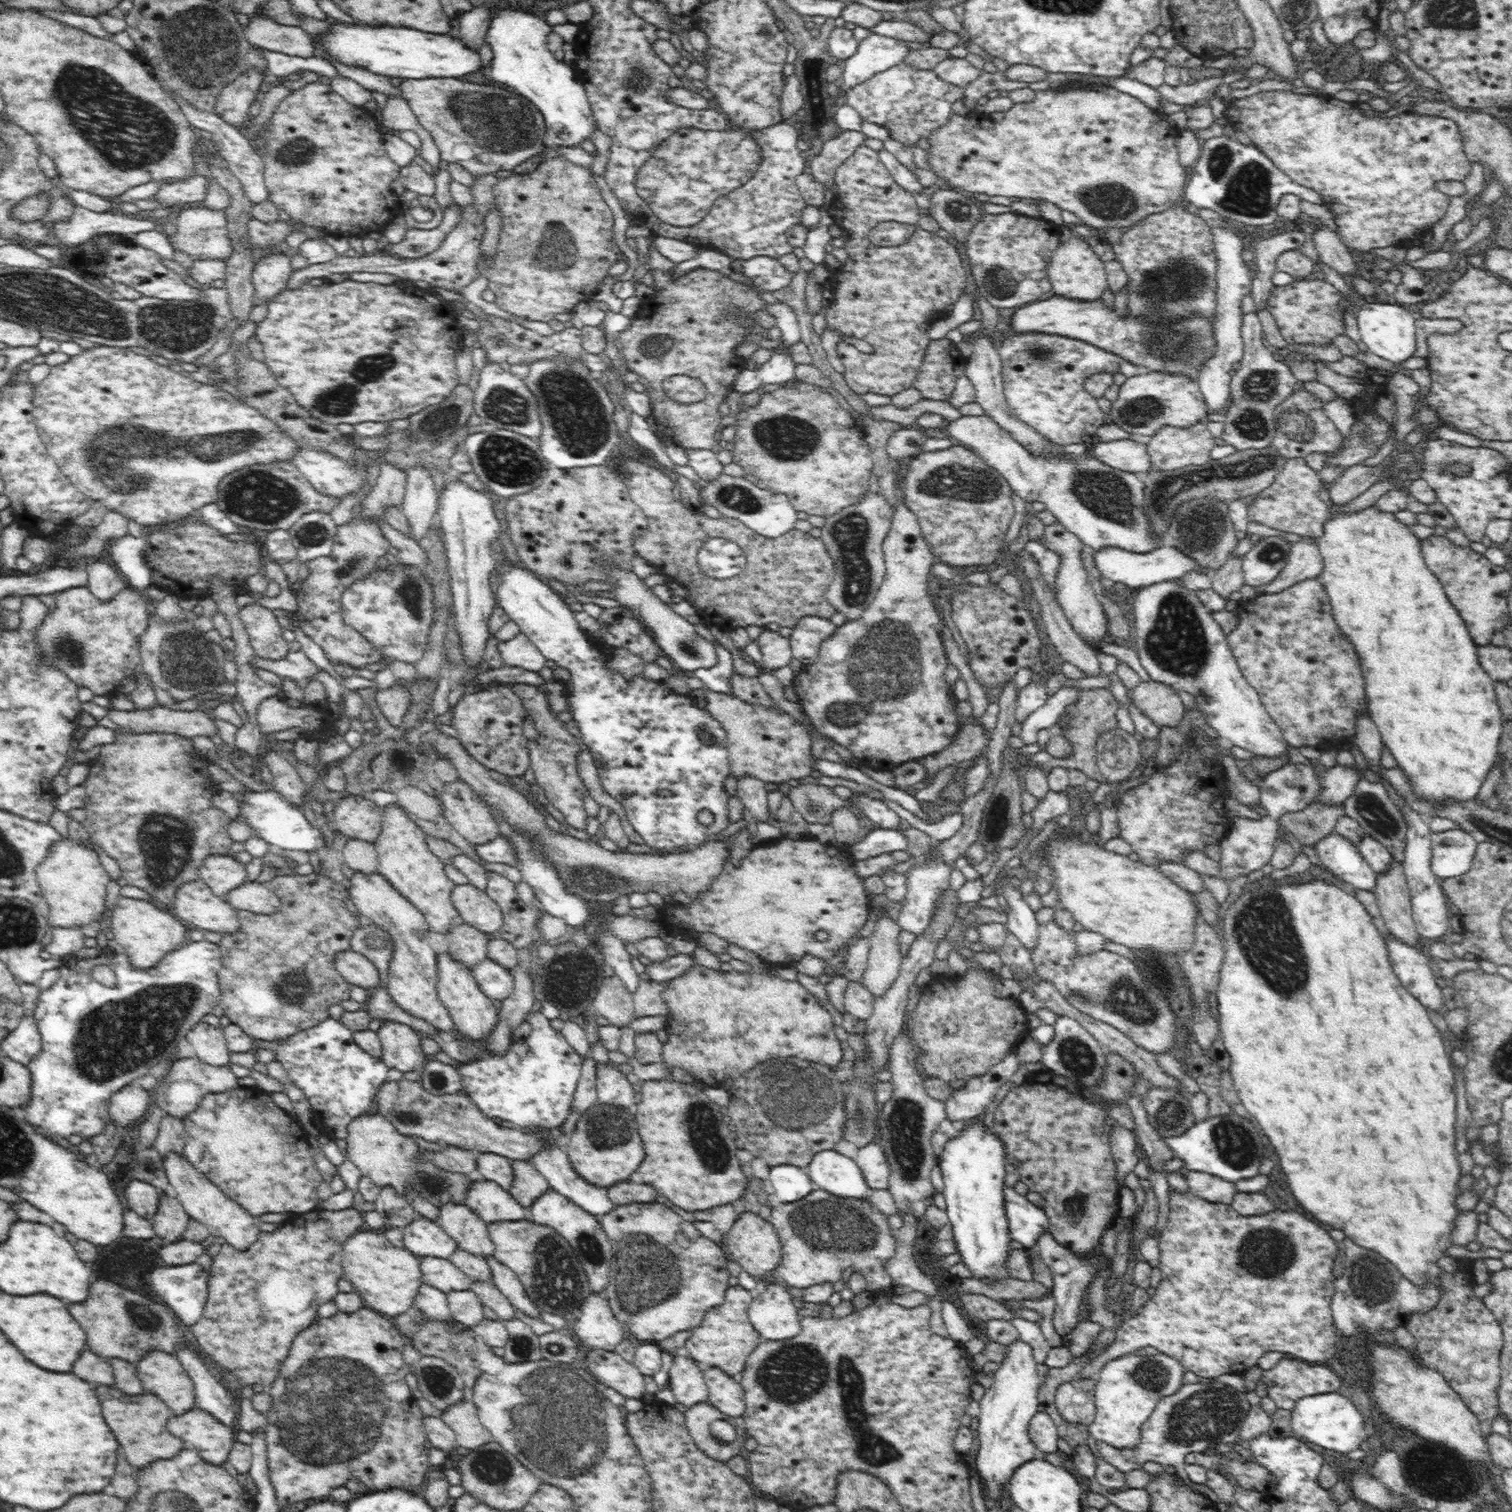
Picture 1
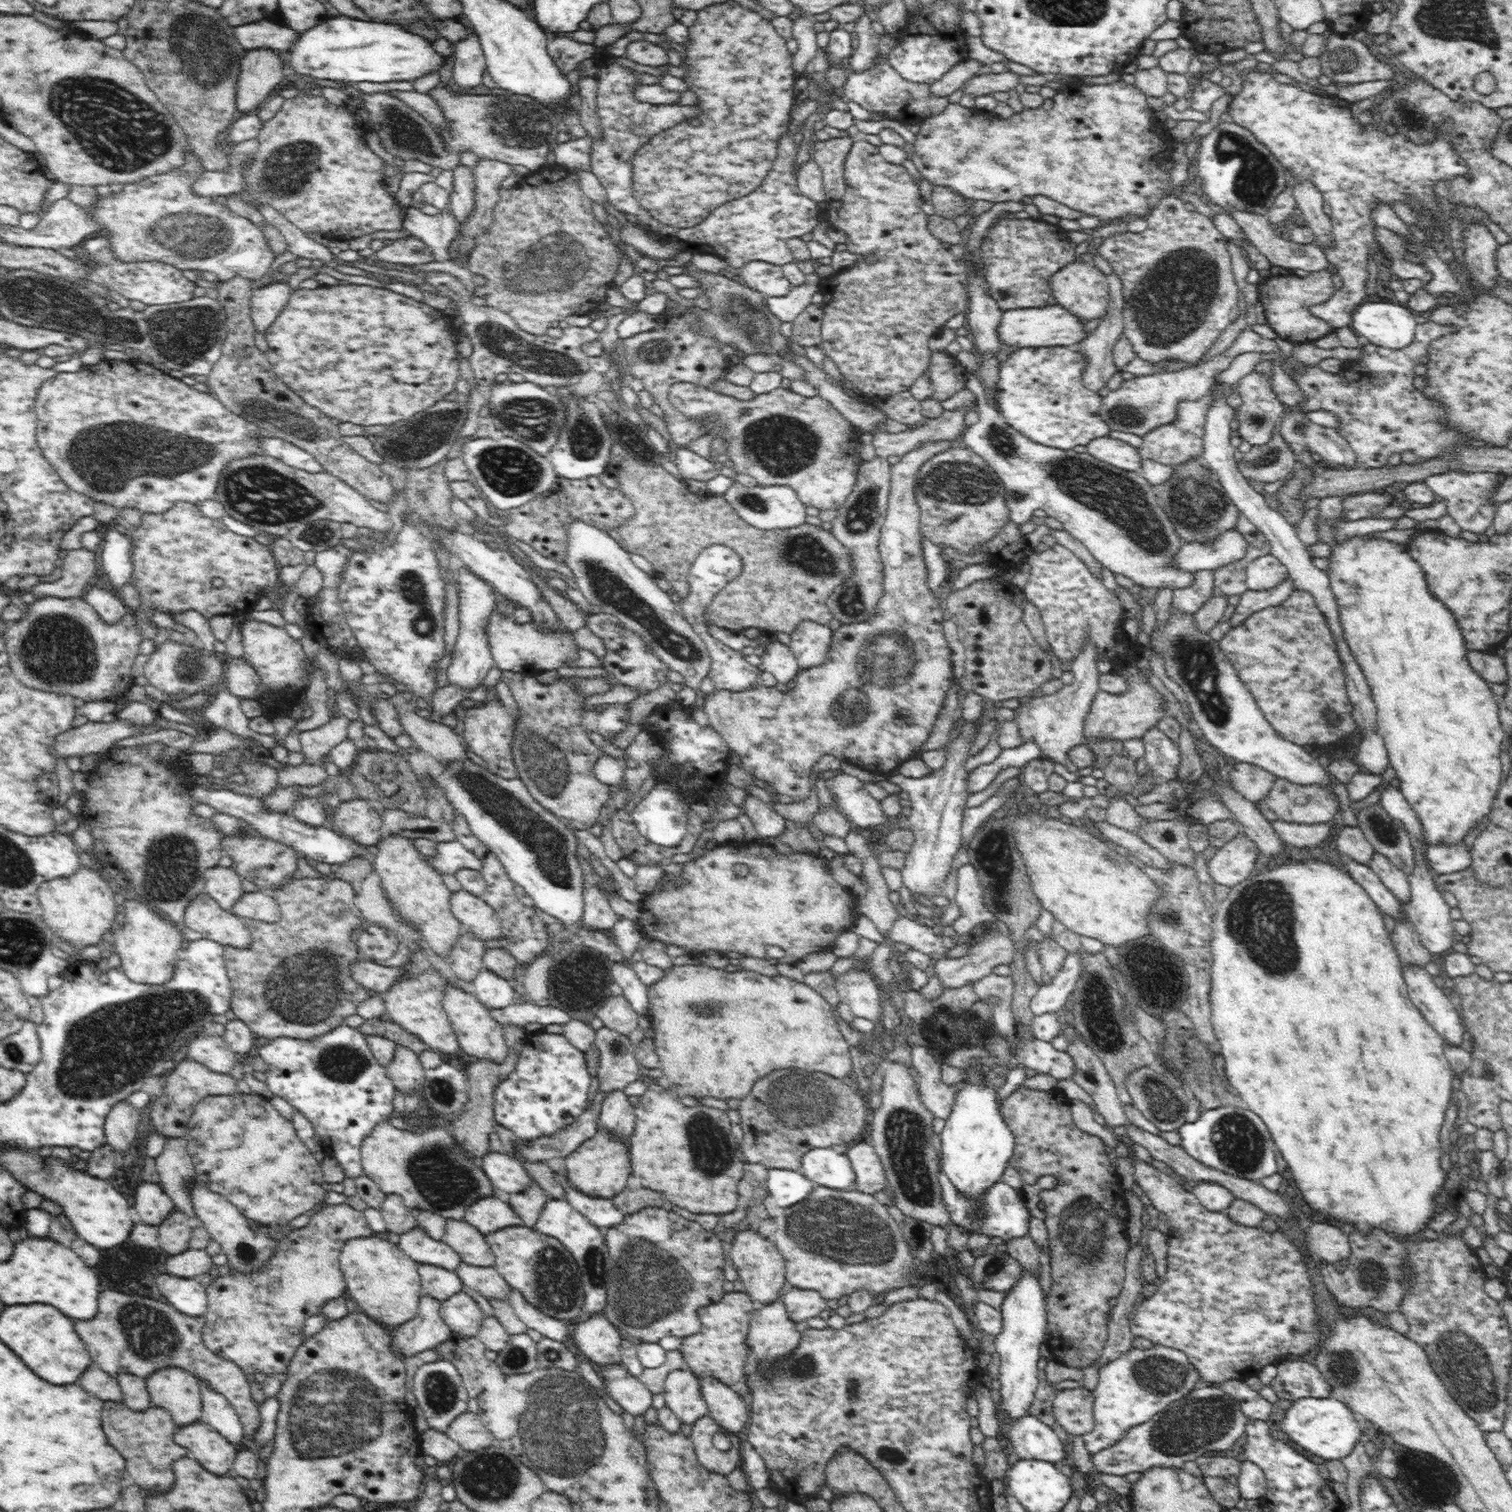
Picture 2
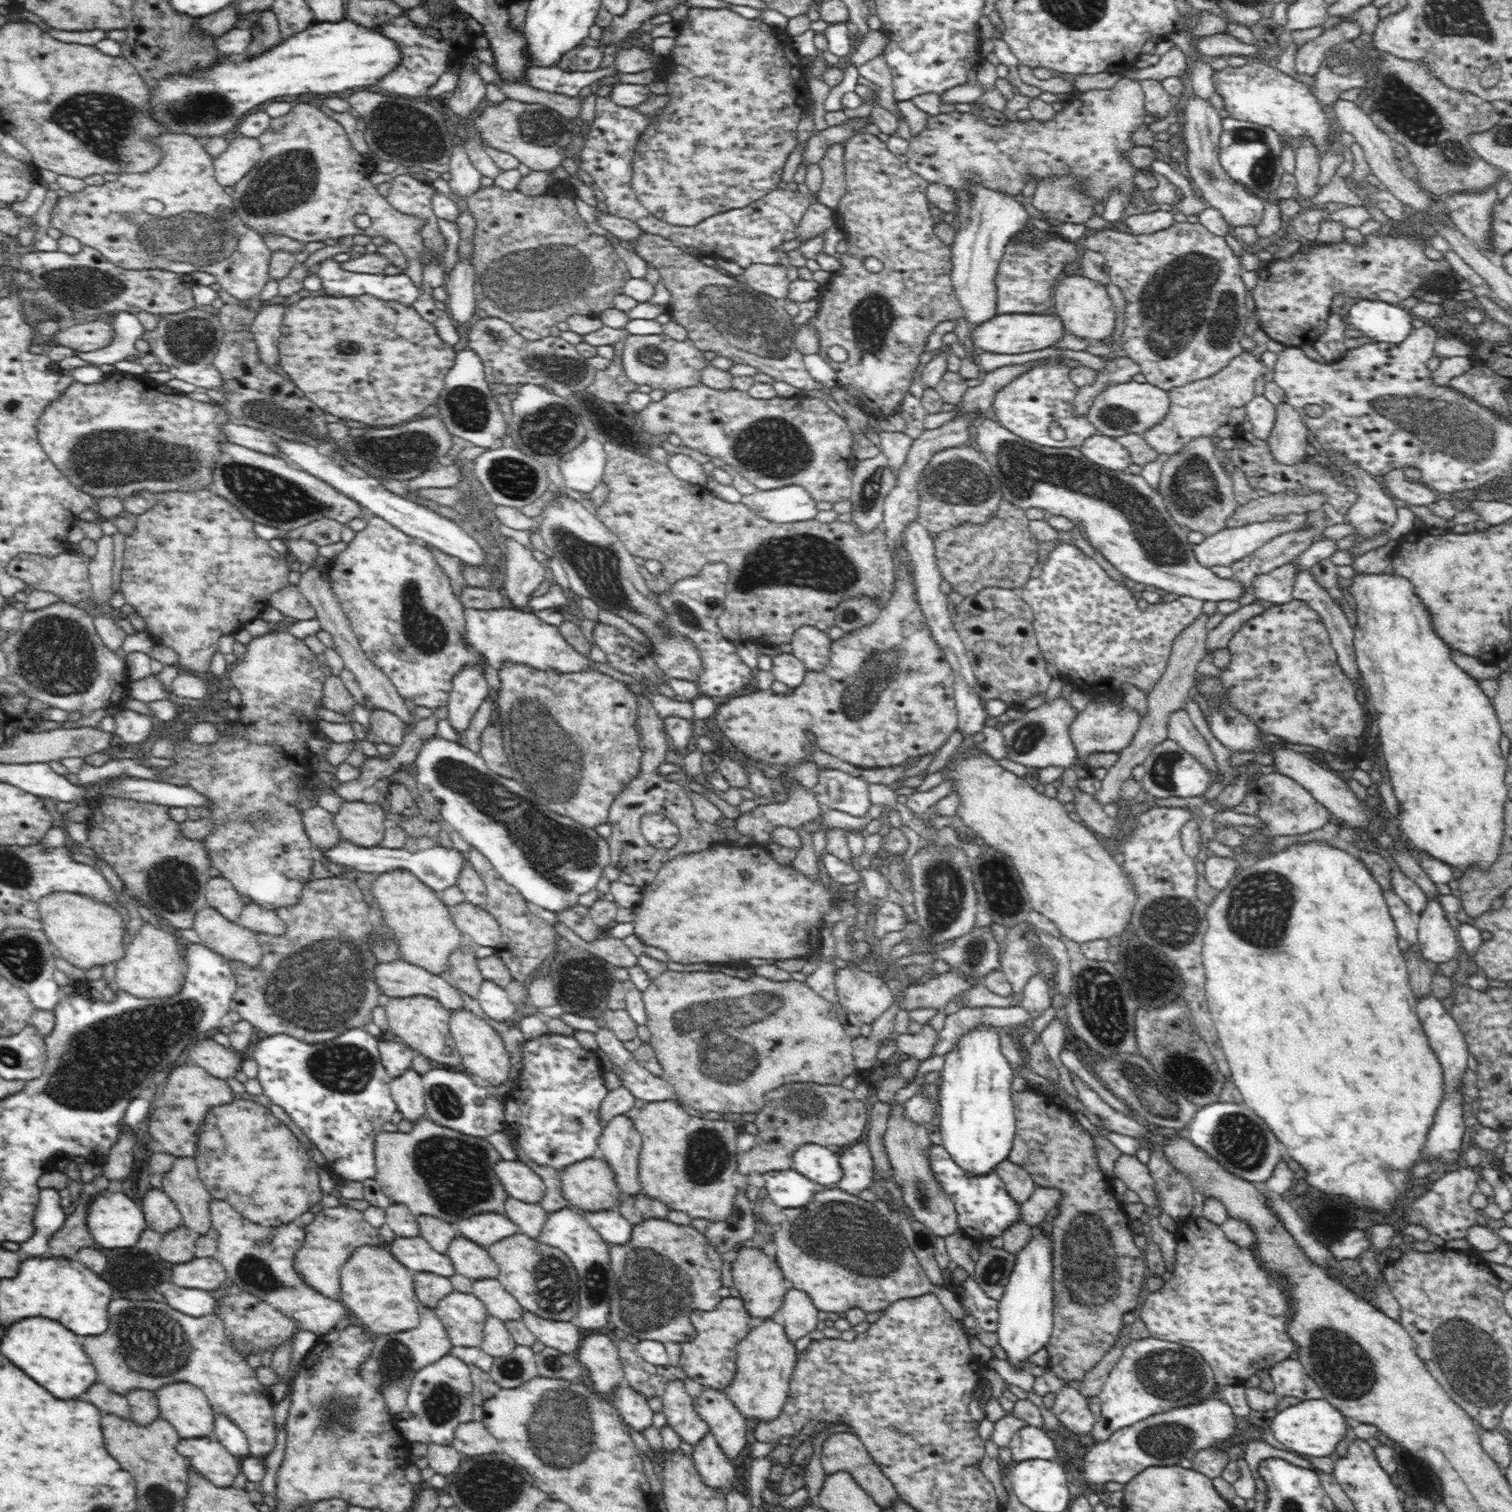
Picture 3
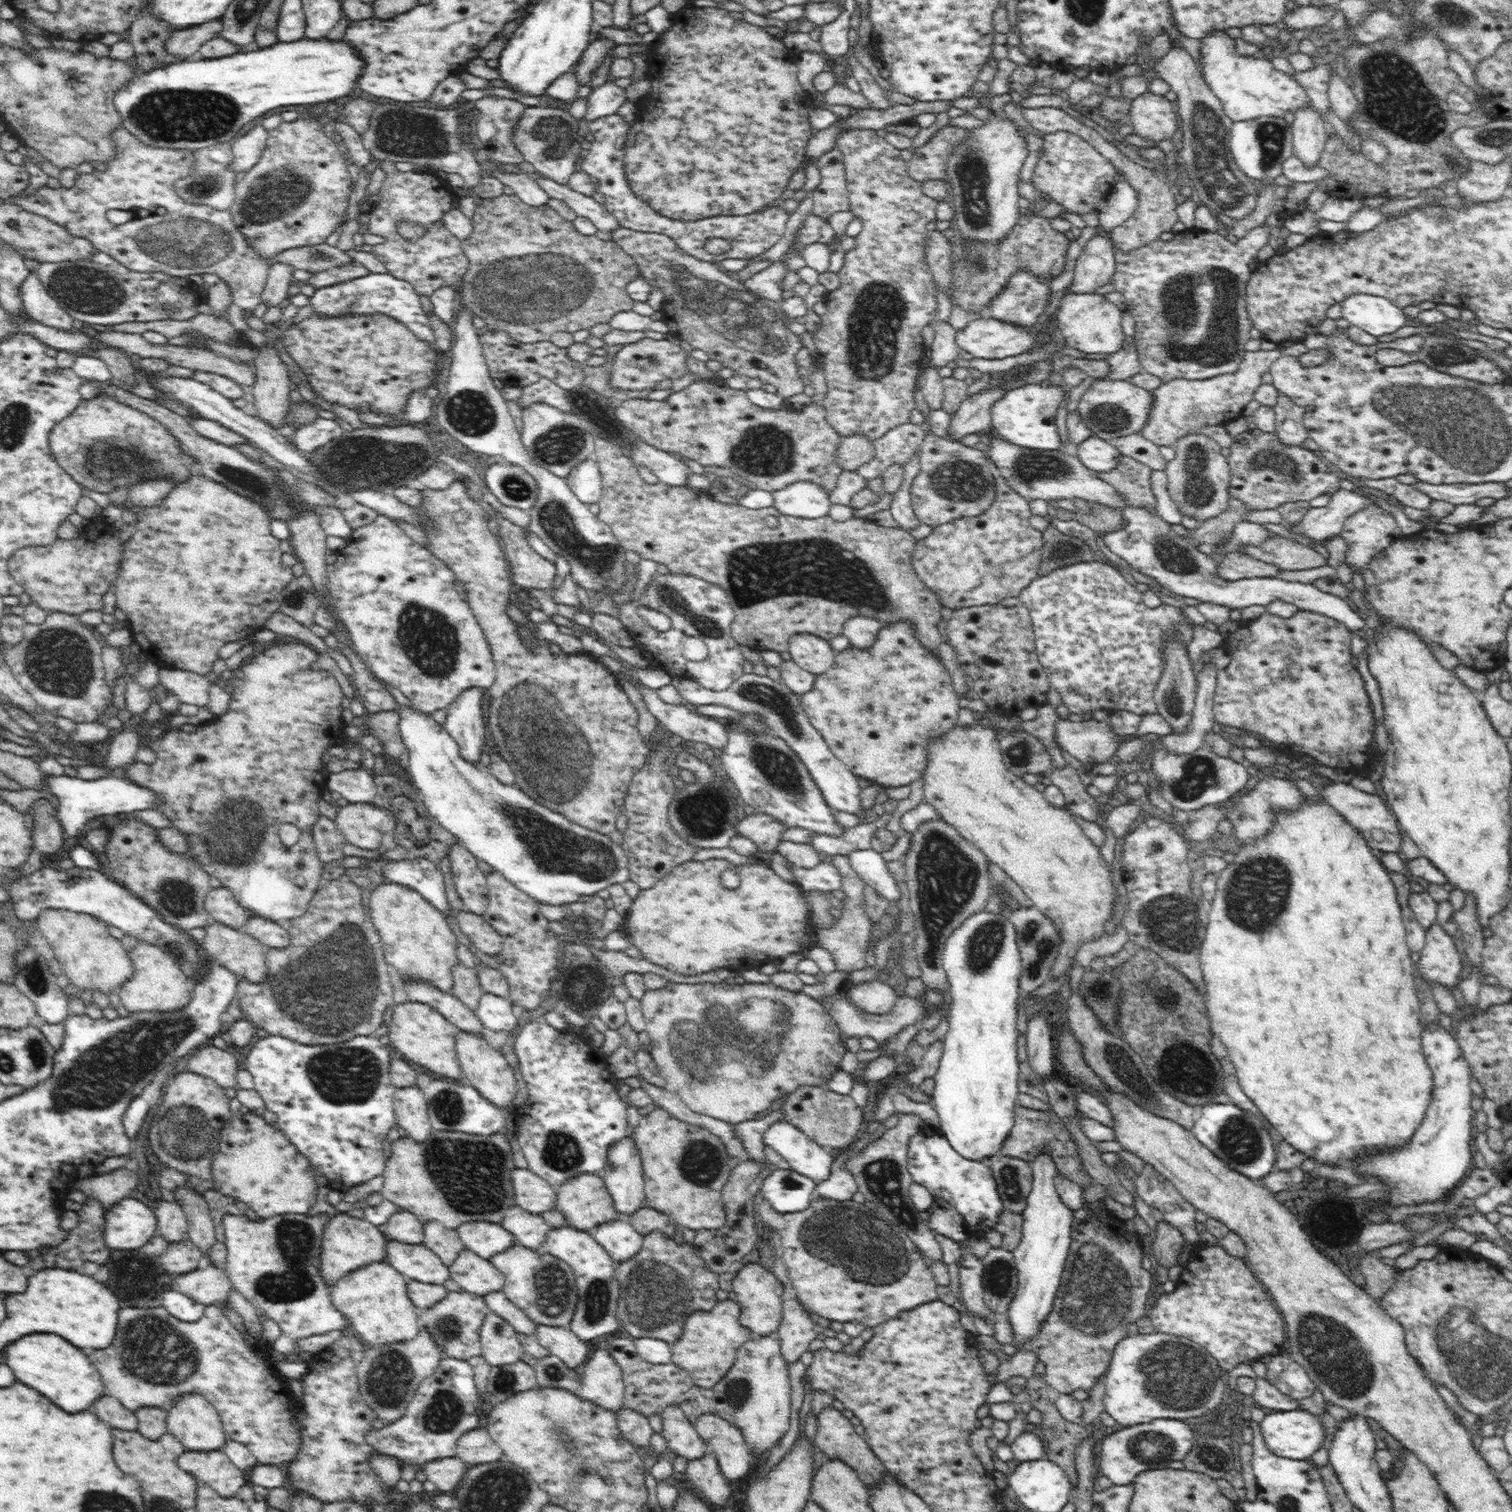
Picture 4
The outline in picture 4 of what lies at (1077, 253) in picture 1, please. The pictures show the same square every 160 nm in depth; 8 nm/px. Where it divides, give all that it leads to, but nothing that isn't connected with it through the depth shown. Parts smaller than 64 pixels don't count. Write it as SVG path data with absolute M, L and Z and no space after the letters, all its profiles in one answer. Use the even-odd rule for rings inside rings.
M1065 291L1057 309L1057 330L1063 334L1065 344L1086 354L1112 354L1122 349L1126 340L1122 331L1122 311L1100 294L1070 295Z

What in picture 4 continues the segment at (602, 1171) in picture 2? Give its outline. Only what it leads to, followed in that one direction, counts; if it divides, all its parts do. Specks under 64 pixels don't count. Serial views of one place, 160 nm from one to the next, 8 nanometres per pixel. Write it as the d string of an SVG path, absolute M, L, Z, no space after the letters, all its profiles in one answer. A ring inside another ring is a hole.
M585 1172L576 1176L576 1179L568 1180L562 1186L557 1187L557 1191L556 1210L564 1215L568 1226L572 1226L578 1231L590 1232L602 1223L617 1219L618 1211L615 1209L614 1199L608 1193L600 1174Z

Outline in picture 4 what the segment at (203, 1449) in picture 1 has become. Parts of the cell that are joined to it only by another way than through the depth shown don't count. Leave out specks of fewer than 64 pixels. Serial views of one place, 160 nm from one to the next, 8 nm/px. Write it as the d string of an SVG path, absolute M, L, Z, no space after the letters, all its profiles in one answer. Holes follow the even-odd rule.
M221 1449L212 1452L188 1452L185 1451L178 1460L179 1468L194 1476L198 1485L206 1485L213 1489L221 1499L234 1498L239 1489L248 1484L247 1474L237 1468Z

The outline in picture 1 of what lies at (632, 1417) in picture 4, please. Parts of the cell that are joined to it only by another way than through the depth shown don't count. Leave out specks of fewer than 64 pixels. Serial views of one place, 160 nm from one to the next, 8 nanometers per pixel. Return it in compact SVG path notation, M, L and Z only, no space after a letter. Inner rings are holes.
M588 1348L584 1349L584 1356L588 1356L584 1360L588 1360L588 1370L594 1374L594 1380L602 1382L604 1388L614 1388L614 1390L617 1390L625 1398L642 1399L642 1396L646 1393L644 1388L644 1375L634 1364L621 1357L615 1350L604 1351L600 1350L600 1348Z

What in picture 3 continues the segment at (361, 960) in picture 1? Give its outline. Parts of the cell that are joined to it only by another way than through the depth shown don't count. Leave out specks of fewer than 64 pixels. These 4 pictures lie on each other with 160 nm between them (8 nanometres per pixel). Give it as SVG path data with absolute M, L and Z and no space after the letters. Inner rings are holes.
M406 961L378 963L374 968L374 980L381 994L388 997L428 996L438 1000L449 1012L465 1009L456 987L425 968Z

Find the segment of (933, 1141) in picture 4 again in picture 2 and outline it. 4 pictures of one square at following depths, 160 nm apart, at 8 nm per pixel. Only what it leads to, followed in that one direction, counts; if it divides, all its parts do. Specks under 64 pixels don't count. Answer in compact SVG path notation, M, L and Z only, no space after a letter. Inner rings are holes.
M941 1157L936 1158L939 1168L939 1183L941 1184L941 1195L943 1203L950 1213L952 1224L964 1227L970 1232L983 1233L992 1238L998 1236L1005 1242L1012 1238L1022 1238L1028 1235L1028 1222L1030 1222L1030 1211L1026 1208L1021 1190L1012 1188L1004 1181L997 1181L990 1188L986 1188L978 1197L963 1196L959 1189L941 1170Z

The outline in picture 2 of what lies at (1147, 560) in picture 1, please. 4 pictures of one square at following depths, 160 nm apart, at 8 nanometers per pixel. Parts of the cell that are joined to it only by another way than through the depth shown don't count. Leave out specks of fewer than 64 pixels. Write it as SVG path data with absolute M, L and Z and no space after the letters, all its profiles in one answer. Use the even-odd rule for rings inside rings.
M1235 529L1224 532L1212 543L1183 543L1176 554L1176 566L1186 572L1212 571L1246 556L1248 543Z

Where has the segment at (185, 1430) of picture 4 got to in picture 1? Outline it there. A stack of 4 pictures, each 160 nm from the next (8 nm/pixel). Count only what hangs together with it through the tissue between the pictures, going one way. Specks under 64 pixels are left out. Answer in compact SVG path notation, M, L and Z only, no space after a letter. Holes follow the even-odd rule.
M148 1351L135 1367L146 1392L158 1395L176 1416L195 1407L193 1380L174 1354Z

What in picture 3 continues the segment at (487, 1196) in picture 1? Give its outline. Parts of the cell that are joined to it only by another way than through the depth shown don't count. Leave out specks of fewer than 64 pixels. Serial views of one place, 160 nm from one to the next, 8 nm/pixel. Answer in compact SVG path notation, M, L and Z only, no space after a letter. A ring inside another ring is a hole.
M481 1212L479 1215L469 1216L457 1223L460 1234L480 1245L484 1250L498 1243L499 1240L519 1232L518 1225L506 1217L505 1213Z

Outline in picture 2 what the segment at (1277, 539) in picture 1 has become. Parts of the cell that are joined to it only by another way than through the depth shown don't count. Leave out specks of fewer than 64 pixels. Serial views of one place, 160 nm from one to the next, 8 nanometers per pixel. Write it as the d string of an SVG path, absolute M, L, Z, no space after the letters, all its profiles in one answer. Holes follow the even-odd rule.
M1268 554L1252 560L1246 566L1246 587L1250 590L1268 590L1277 584L1283 583L1289 577L1288 570L1282 562Z

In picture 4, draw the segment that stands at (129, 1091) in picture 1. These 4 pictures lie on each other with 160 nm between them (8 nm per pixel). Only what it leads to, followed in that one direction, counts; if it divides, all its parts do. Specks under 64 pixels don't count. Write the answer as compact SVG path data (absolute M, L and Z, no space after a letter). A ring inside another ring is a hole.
M118 1168L93 1177L77 1177L72 1188L81 1190L87 1197L92 1197L96 1202L102 1203L102 1207L107 1211L123 1198L134 1195L138 1186L137 1180L137 1171Z

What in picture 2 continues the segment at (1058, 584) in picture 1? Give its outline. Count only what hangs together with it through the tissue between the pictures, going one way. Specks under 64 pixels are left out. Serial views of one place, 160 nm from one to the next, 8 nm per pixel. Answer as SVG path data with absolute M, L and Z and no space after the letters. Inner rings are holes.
M1084 644L1080 656L1076 657L1071 664L1071 672L1075 678L1071 685L1064 685L1056 691L1053 697L1034 695L1027 702L1015 710L1016 724L1022 743L1028 739L1036 741L1040 745L1042 758L1054 759L1067 767L1068 771L1077 773L1080 769L1070 762L1068 751L1073 746L1084 744L1084 718L1088 714L1090 704L1094 696L1100 690L1099 674L1096 667L1096 646L1094 644Z

